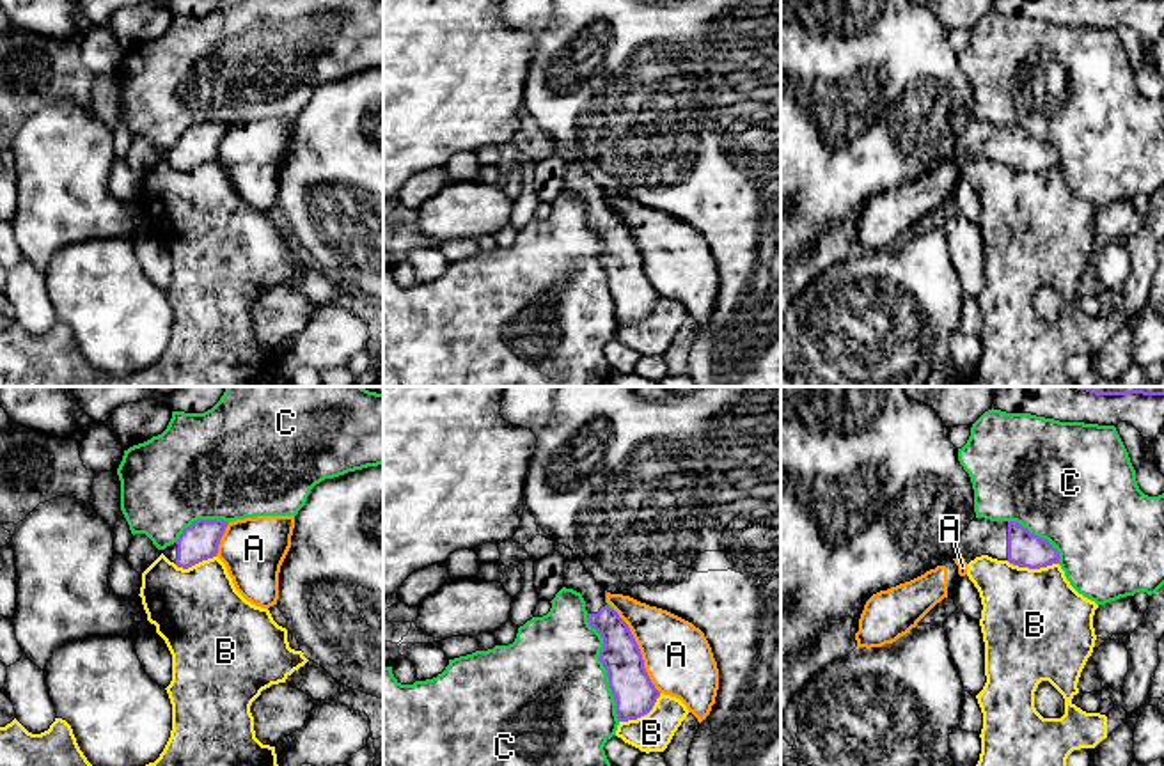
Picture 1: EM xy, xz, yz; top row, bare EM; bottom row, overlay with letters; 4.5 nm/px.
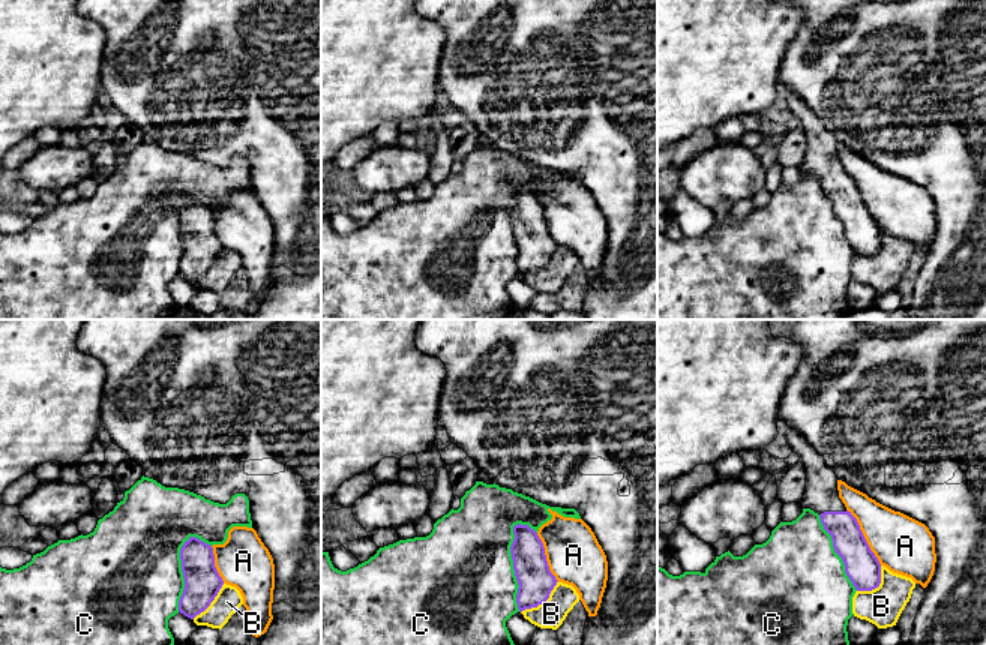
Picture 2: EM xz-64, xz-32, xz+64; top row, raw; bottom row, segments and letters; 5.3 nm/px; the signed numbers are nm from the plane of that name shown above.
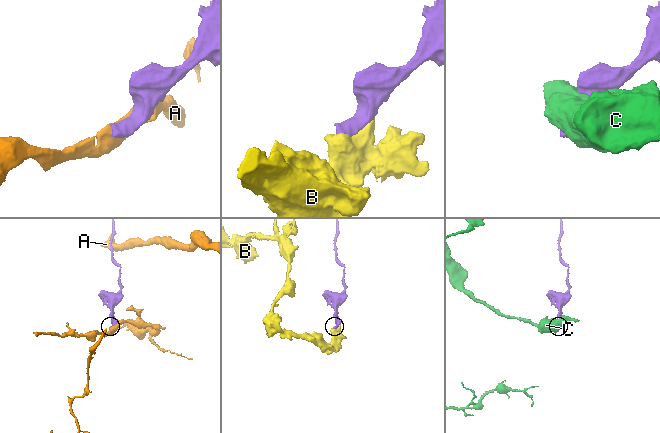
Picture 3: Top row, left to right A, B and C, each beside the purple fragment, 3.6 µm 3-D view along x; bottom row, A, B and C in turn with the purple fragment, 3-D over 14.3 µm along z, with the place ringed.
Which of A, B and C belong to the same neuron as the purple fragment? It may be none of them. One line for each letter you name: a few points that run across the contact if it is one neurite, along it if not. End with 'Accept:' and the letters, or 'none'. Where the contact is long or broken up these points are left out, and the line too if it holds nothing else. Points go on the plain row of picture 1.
Accept: none

